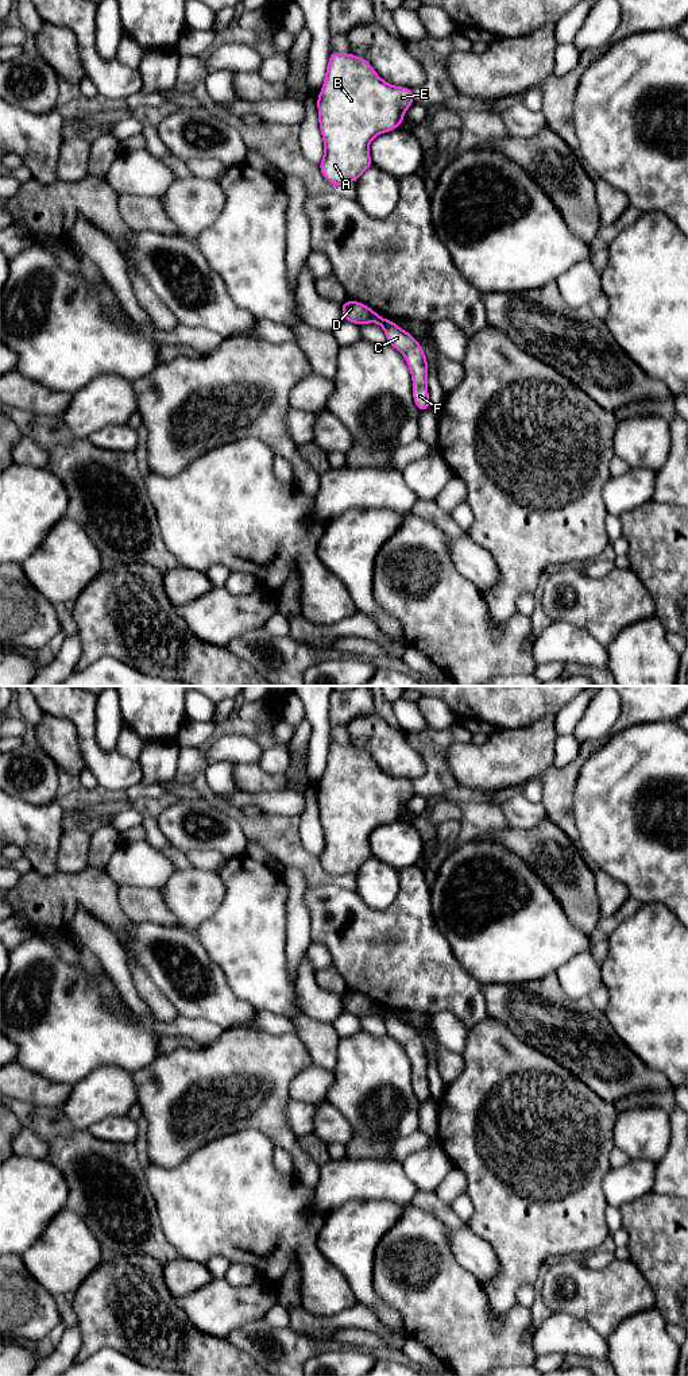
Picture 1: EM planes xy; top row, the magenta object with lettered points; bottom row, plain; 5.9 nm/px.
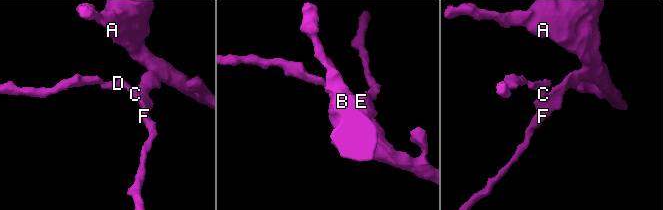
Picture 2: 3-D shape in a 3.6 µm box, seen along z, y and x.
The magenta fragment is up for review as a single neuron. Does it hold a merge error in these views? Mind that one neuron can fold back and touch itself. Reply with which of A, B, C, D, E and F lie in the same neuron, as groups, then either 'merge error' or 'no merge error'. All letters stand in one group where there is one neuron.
groups A B C E F / D; merge error

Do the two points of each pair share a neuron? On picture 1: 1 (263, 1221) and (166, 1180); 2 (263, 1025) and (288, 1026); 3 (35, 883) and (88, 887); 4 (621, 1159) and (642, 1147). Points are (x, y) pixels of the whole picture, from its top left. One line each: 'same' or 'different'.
1: same
2: same
3: same
4: different

